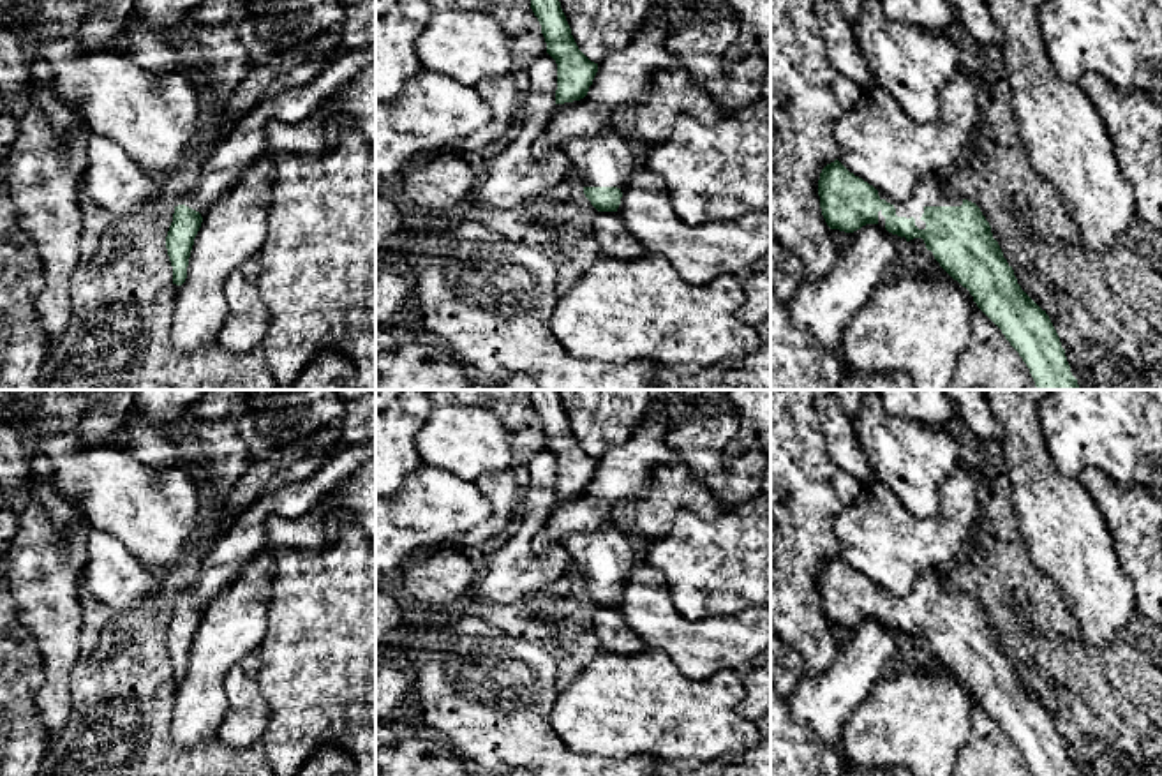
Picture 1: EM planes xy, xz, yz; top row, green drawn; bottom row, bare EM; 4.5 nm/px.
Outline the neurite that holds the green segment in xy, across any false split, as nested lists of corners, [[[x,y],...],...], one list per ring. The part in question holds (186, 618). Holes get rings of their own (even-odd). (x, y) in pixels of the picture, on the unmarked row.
[[[376,441],[363,444],[346,443],[303,481],[275,489],[250,504],[210,545],[196,578],[175,598],[173,617],[166,631],[173,679],[182,681],[187,674],[194,633],[212,600],[224,593],[249,564],[250,557],[264,547],[268,517],[302,517],[374,457]]]

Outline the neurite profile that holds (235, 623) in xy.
[[[263,547],[240,571],[235,582],[212,600],[194,633],[189,653],[187,674],[178,681],[173,697],[171,737],[176,746],[194,748],[217,735],[229,711],[226,677],[247,654],[259,649],[268,628],[268,605],[272,600],[273,554]]]

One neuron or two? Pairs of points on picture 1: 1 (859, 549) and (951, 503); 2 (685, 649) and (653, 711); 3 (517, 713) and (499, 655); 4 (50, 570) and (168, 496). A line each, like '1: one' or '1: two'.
1: one
2: two
3: one
4: two

